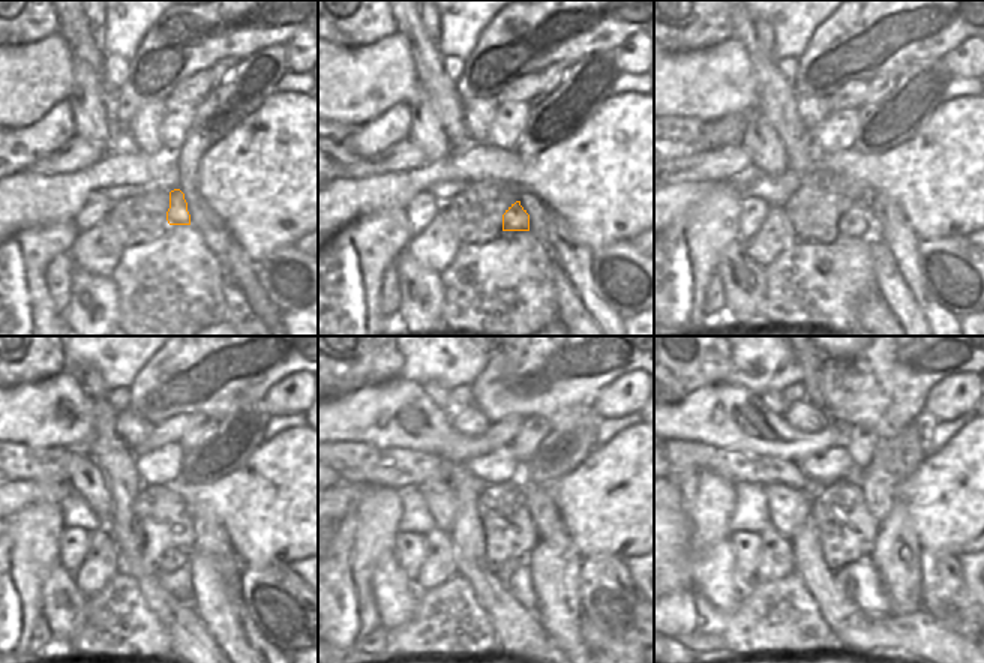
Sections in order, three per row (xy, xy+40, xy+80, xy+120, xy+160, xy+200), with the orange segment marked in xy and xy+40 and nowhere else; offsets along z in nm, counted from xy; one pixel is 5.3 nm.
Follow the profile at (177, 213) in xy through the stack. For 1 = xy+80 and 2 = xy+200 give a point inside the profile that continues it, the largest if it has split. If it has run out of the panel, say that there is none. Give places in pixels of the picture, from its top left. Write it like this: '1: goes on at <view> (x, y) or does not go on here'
1: goes on at xy+80 (854, 222)
2: goes on at xy+200 (843, 582)

